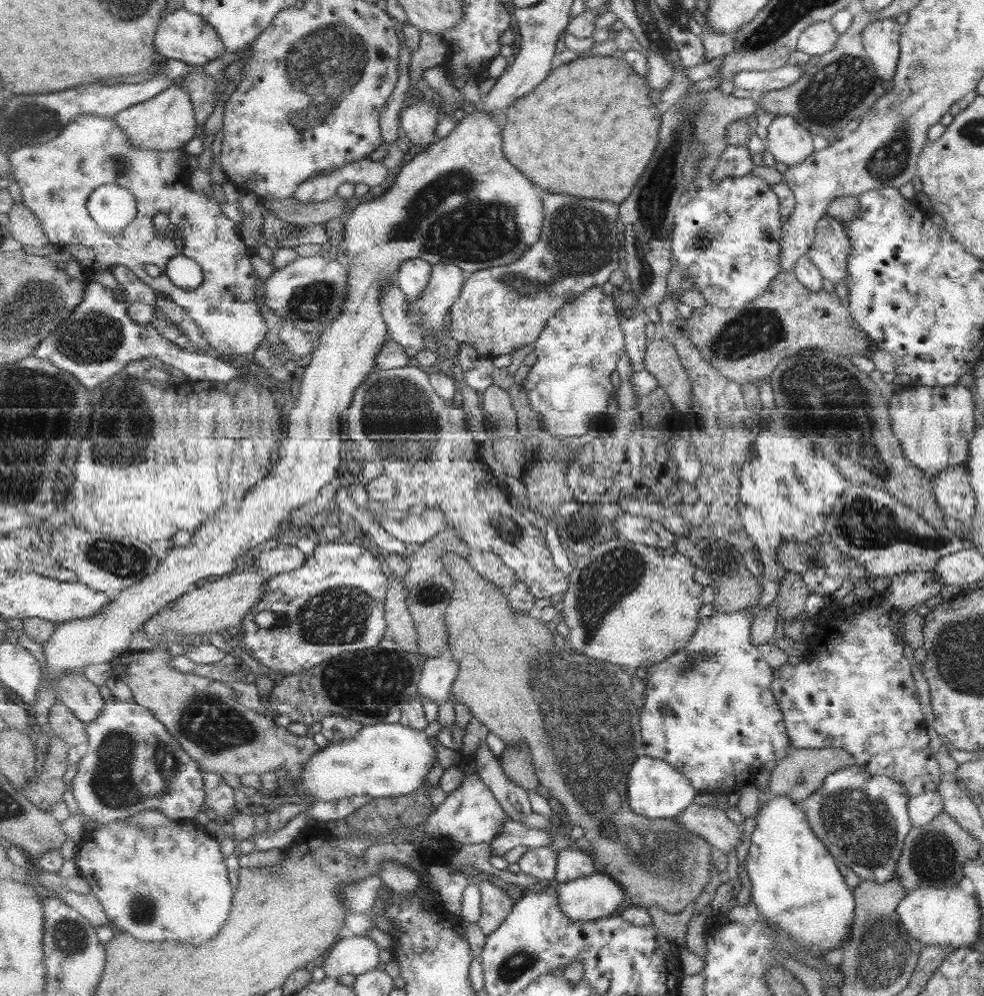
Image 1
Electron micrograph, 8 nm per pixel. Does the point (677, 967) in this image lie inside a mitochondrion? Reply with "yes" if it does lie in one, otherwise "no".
no

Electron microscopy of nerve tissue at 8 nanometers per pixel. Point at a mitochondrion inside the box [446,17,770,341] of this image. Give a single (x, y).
(584, 245)

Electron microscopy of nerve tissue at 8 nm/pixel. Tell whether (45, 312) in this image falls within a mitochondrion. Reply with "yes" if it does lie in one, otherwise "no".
yes

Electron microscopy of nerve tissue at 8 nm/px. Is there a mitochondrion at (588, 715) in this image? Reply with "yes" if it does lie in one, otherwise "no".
yes

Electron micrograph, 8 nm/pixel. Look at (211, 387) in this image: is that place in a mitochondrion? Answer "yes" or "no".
no

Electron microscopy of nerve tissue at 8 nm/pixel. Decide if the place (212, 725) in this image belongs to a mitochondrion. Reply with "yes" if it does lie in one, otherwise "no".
yes

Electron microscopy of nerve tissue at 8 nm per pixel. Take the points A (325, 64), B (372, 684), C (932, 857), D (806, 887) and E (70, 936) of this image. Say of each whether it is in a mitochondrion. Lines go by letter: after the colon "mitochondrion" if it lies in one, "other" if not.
A: mitochondrion
B: mitochondrion
C: mitochondrion
D: other
E: mitochondrion

